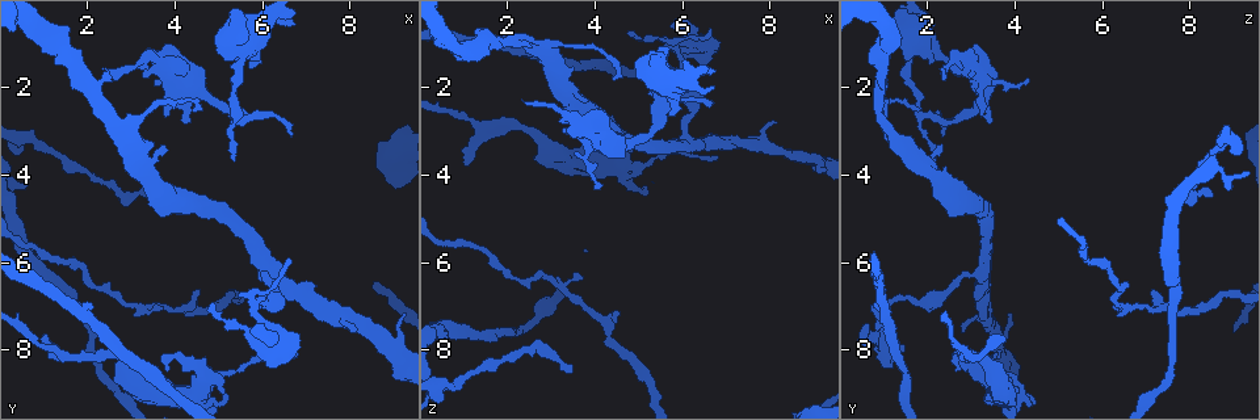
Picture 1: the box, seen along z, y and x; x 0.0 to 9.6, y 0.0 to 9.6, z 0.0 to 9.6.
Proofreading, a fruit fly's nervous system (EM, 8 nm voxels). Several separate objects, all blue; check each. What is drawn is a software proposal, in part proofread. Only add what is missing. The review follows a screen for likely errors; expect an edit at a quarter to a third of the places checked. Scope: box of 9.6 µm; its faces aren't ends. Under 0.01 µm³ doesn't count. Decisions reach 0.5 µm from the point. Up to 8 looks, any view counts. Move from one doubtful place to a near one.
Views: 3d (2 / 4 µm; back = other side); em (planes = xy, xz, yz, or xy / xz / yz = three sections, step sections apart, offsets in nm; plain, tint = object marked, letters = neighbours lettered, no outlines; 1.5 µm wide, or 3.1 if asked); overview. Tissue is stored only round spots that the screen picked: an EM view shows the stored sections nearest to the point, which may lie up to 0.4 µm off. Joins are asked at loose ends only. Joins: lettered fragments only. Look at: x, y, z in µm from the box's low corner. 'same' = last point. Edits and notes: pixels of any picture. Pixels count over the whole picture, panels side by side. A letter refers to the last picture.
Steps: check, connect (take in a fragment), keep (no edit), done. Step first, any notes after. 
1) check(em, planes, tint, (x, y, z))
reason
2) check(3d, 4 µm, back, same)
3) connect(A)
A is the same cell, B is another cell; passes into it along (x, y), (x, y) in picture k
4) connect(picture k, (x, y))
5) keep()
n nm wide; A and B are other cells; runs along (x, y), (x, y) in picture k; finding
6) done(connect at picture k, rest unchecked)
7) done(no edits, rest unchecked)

check(em, xz, step 8, tint, (3.40, 4.45, 8.45))
branch stops here

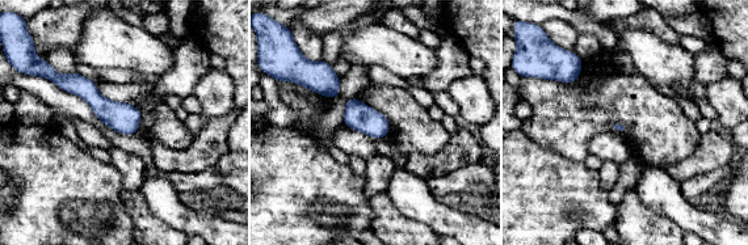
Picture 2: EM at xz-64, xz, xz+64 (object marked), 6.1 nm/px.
check(em, planes, letters, same)
cut it another way

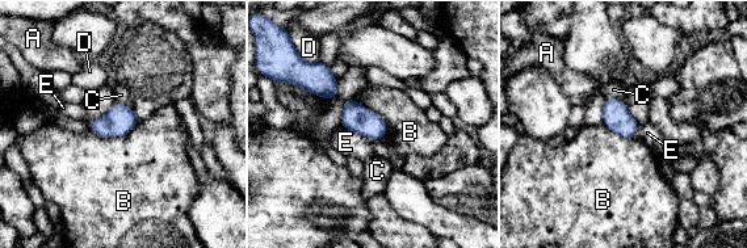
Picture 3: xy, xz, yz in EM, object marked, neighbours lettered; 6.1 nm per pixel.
keep()
A, B, C, D and E are other cells; border along (352, 99), (384, 120), (385, 138) in picture 3; none of them fits

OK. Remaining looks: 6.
check(3d, 4 µm, (4.15, 1.80, 4.30))
free end

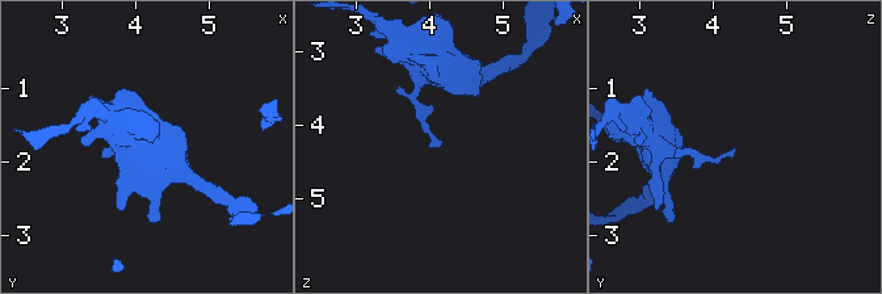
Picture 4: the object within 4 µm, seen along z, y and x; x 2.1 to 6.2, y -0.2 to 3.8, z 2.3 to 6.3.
check(em, xz, step 8, letters, (4.10, 1.80, 4.30))

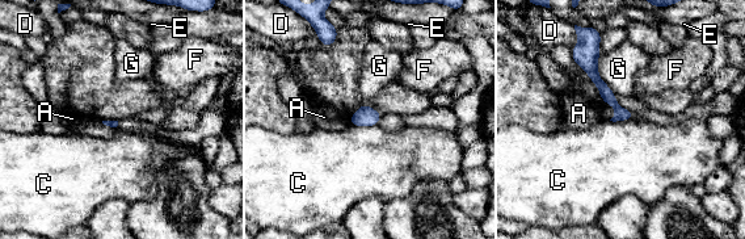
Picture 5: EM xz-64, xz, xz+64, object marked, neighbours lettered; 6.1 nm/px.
check(em, xy, step 4, letters, same)

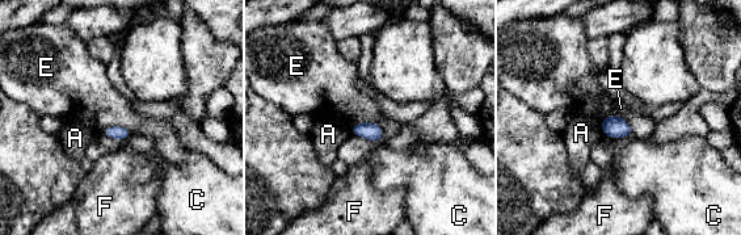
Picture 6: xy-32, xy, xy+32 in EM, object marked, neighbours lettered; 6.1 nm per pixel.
keep()
A, C, E and F are other cells; border along (100, 131), (123, 126), (133, 133) in picture 6; no lettered fragment goes on from it

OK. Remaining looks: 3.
check(em, planes, letters, (4.80, 6.95, 0.80))
thin end

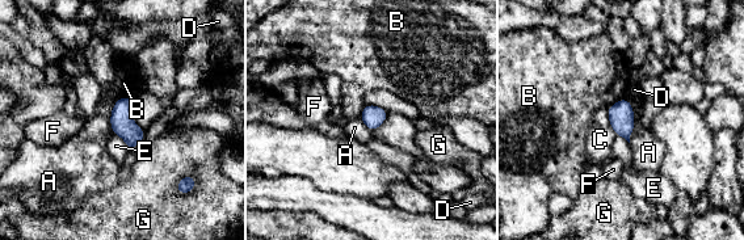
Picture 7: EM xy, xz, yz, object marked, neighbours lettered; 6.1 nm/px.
keep()
140 nm wide; A touches over 220 nm; A, B, C, D, E, F and G are other cells; no lettered fragment goes on from it

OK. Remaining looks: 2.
done(no edits, rest unchecked)

